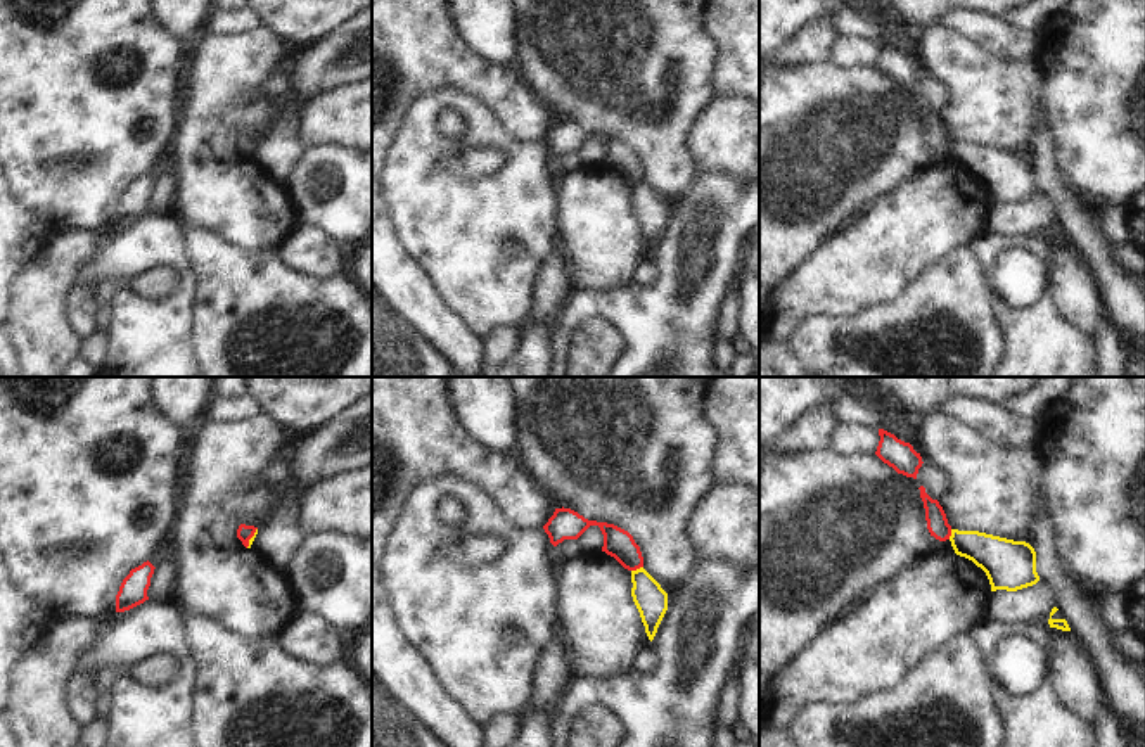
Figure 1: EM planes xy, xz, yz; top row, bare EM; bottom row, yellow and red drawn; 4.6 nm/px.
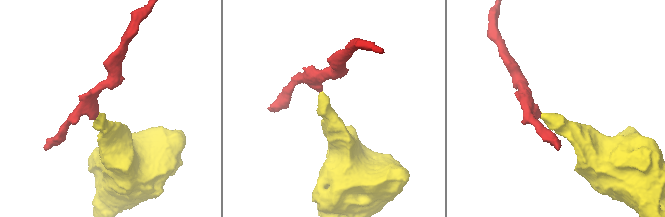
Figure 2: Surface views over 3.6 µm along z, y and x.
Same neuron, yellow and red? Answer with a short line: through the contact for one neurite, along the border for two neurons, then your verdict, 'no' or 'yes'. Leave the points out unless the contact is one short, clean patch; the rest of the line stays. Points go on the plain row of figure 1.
xz (651, 213), (637, 182), (618, 156) | yes

